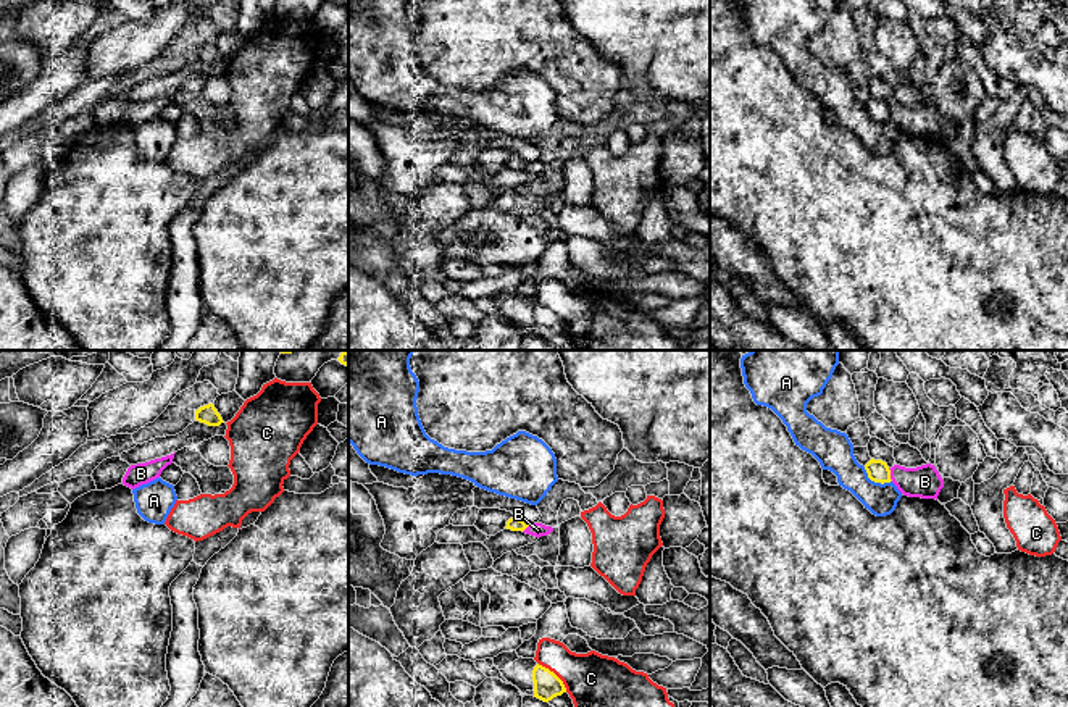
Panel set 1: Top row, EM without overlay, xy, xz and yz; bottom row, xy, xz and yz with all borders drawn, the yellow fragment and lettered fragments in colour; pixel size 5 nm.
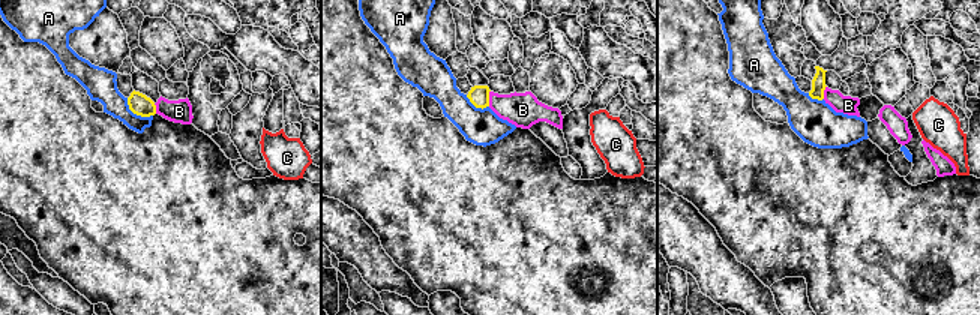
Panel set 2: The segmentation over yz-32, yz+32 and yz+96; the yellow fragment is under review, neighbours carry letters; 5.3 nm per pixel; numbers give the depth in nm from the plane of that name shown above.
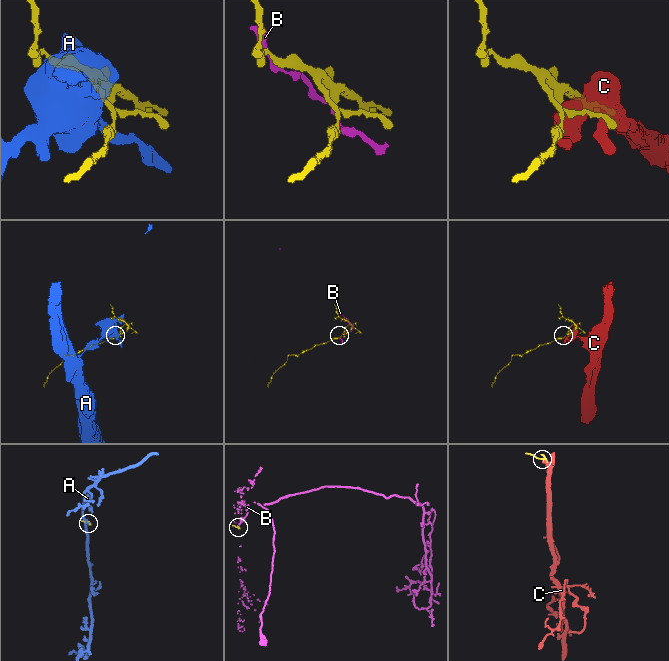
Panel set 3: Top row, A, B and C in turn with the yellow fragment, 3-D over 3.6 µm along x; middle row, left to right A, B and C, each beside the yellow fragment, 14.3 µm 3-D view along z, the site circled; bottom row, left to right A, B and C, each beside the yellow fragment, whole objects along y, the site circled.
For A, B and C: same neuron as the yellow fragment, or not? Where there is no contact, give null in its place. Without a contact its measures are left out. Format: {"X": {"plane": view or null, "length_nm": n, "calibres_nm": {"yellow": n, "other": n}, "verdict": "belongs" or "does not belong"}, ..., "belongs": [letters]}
{"A": {"plane": "yz", "length_nm": 160, "calibres_nm": {"yellow": 110, "other": 190}, "verdict": "does not belong"}, "B": {"plane": "yz", "length_nm": 70, "calibres_nm": {"yellow": 110, "other": 160}, "verdict": "does not belong"}, "C": {"plane": "xz", "length_nm": 220, "calibres_nm": {"yellow": 140, "other": 320}, "verdict": "does not belong"}, "belongs": []}

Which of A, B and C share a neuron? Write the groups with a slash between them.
A / B / C

